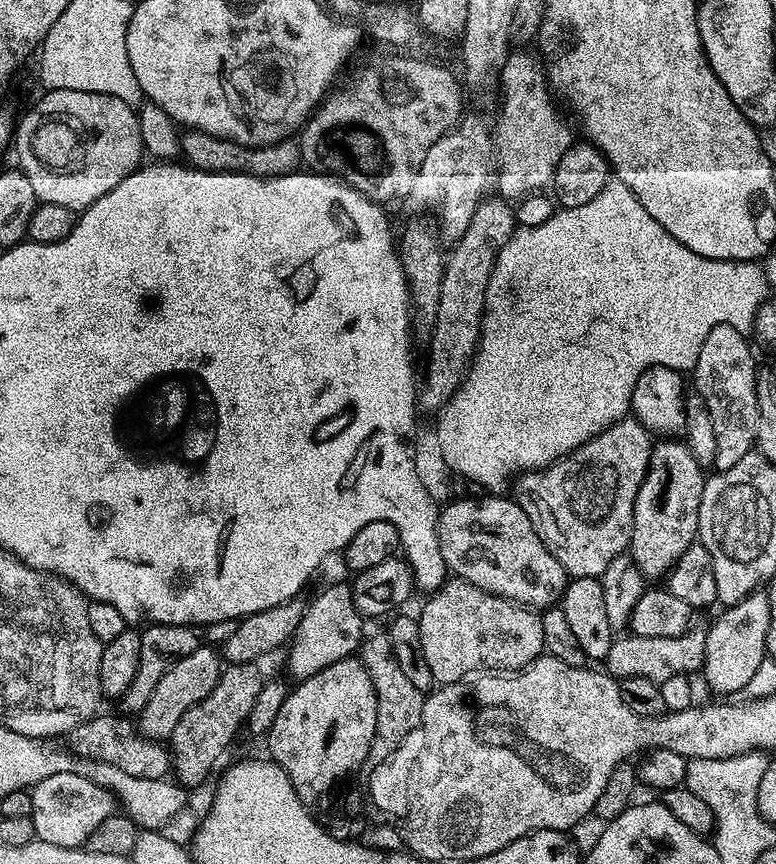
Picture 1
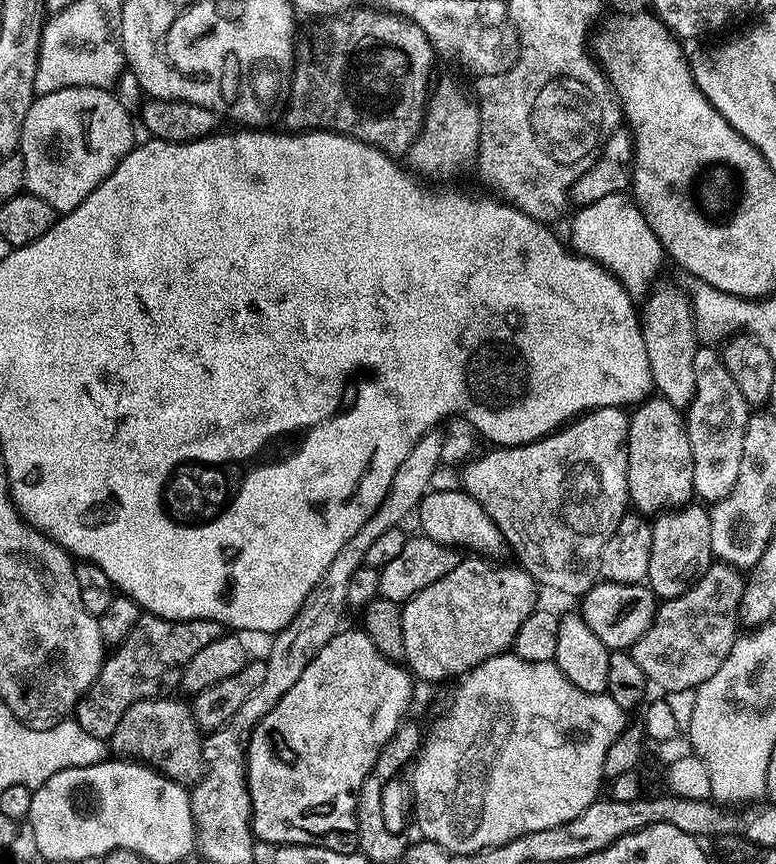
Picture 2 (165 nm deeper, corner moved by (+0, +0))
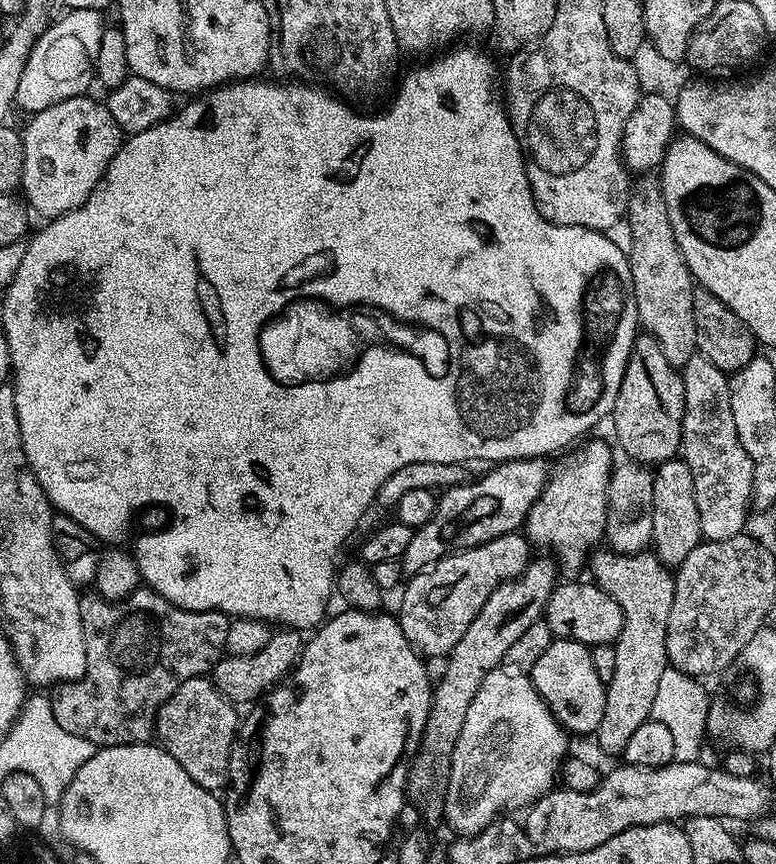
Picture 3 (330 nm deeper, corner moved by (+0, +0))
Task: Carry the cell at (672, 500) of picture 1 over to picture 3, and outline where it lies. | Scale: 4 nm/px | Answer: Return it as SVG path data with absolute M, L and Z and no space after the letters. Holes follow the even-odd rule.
M647 334L637 335L636 345L632 347L632 353L628 359L628 365L626 366L626 374L622 378L622 386L618 386L618 398L614 402L612 407L612 414L610 417L610 425L616 431L615 443L618 445L620 443L620 448L625 452L624 456L631 458L639 464L647 466L659 466L665 464L667 460L677 459L678 453L681 451L682 445L680 439L682 438L682 422L684 421L684 377L682 375L681 369L676 368L669 359L666 358L666 354L662 352L662 346L658 342L658 338Z

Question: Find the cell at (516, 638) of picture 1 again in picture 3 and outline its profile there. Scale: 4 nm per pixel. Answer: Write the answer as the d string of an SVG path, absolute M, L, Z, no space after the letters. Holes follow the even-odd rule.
M520 532L502 534L482 546L466 548L442 558L425 572L419 572L403 585L404 597L400 600L398 619L402 634L411 642L421 657L447 657L458 646L458 638L466 634L470 622L478 618L478 610L486 606L486 598L507 580L512 580L530 559L530 541Z

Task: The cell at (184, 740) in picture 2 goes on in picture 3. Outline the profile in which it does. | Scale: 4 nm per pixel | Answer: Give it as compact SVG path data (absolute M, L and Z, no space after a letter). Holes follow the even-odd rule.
M195 676L169 698L158 710L155 739L166 749L207 792L219 793L228 783L228 763L232 757L232 745L238 735L237 705L227 700L208 676Z

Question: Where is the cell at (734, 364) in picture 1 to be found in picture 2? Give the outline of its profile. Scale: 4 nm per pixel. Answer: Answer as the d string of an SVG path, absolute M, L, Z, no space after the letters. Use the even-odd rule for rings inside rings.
M697 347L694 354L694 386L696 393L686 409L690 454L694 454L694 493L701 501L714 505L726 498L738 482L750 406L746 398L742 398L742 390L738 390L715 347Z

